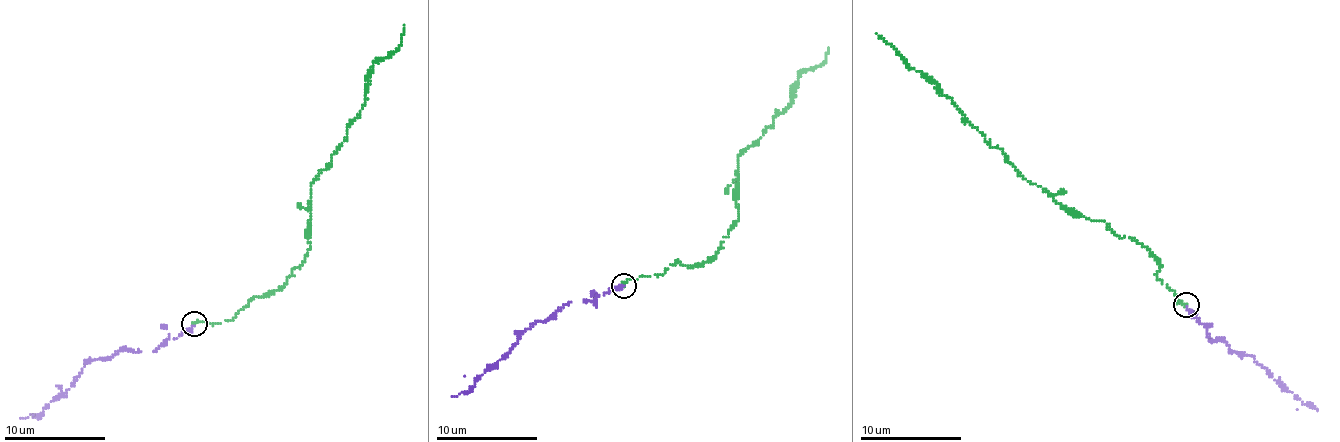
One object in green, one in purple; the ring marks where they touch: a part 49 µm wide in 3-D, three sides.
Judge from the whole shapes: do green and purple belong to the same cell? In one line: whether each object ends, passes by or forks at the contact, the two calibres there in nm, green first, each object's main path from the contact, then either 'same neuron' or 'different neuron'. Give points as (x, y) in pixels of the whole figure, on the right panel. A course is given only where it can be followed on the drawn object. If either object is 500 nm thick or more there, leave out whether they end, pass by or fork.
green ends | purple ends | 240/300 nm | green via (1187, 304), (1157, 276), (1157, 260), (1104, 220), (1068, 214), (1040, 186), (1022, 179), (957, 106), (876, 33) | purple via (1187, 306), (1209, 341), (1216, 340), (1232, 351), (1252, 355), (1305, 404), (1312, 404), (1317, 410) | same neuron

